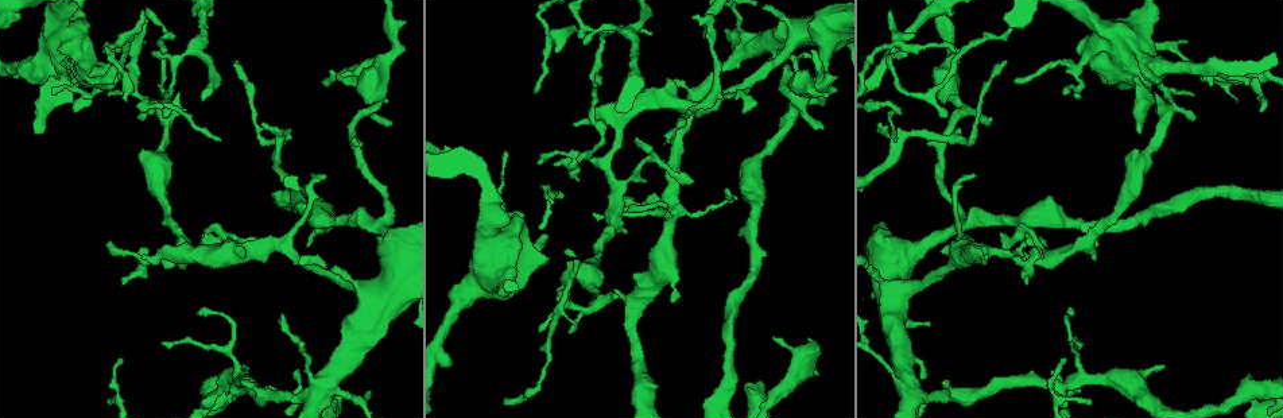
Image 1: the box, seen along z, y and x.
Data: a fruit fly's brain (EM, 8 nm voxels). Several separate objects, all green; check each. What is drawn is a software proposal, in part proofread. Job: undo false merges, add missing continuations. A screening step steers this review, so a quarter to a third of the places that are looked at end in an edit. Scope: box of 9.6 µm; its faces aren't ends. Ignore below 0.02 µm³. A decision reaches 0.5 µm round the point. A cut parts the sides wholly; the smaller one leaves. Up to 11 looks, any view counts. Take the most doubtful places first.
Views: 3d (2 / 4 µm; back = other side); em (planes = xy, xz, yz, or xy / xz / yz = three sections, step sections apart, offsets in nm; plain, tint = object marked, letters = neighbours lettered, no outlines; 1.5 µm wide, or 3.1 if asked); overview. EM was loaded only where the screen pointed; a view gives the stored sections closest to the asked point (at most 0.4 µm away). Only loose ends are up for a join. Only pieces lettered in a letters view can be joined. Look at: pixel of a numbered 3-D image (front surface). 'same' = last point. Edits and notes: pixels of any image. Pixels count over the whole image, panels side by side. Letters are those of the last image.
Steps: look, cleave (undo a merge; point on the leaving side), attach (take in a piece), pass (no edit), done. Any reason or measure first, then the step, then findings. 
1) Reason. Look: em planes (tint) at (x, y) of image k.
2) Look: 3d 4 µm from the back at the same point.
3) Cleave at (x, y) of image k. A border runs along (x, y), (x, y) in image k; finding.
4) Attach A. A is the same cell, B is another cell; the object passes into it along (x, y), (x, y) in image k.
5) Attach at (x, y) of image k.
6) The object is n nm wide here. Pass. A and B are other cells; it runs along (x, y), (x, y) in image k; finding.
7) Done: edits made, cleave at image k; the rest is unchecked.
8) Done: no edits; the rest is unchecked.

Branch stops here. Look: em xy step 8 (plain) at (644, 181) of image 1.

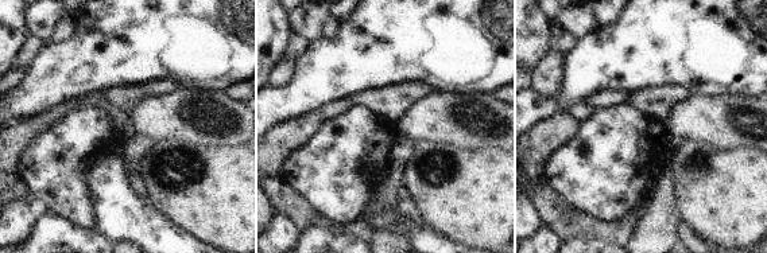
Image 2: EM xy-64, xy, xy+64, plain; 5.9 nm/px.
What lies round it. Look: em xy step 8 (letters) at the same point.

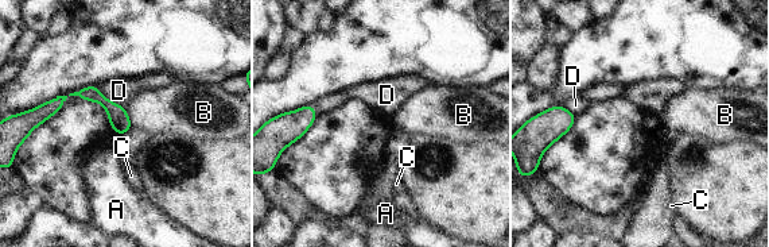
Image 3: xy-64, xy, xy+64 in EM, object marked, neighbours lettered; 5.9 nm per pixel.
Pass. A, B, C and D are other cells; it runs along (42, 114), (69, 95), (92, 93), (127, 124) in image 3; none of them fits.

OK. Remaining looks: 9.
Look: 3d 2 µm at (742, 236) of image 1.

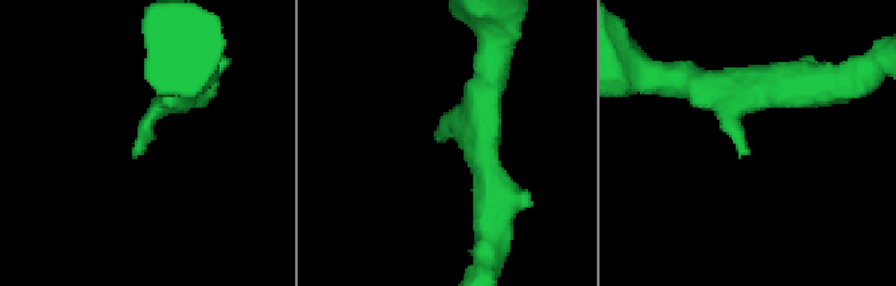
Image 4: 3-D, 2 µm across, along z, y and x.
Need the tissue. Look: em planes (tint) at (746, 150) of image 4.

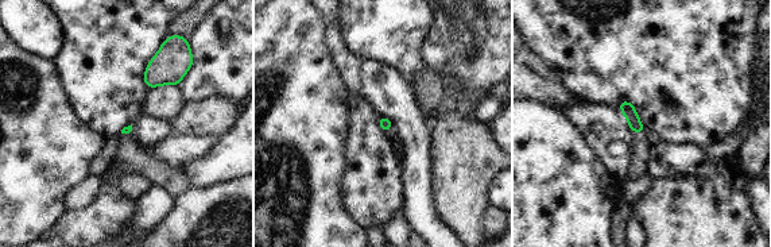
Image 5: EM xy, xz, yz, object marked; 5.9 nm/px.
What lies round it. Look: em planes (letters) at the same point.

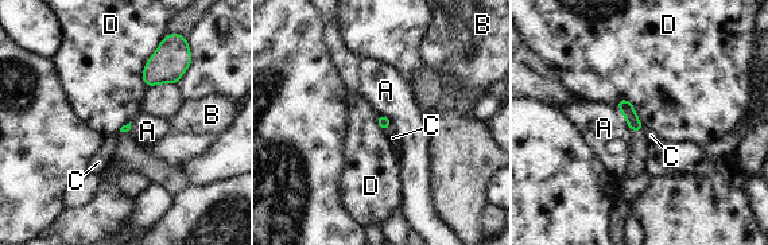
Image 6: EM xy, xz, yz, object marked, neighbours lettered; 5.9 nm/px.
The longest contact is with D, 240 nm. Pass. A, B, C and D are other cells; a border runs along (619, 98), (632, 105), (644, 127) in image 6; no lettered piece goes on from it.

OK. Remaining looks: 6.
An open end. Look: 3d 4 µm at (664, 145) of image 1.

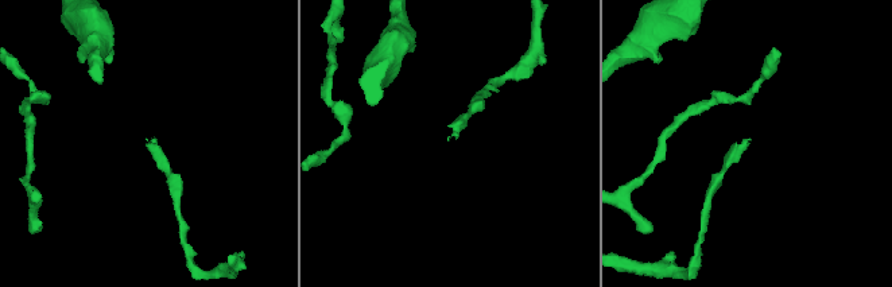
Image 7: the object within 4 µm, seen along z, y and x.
Shape alone is not enough. Look: em xz step 8 (letters) at (747, 140) of image 7.

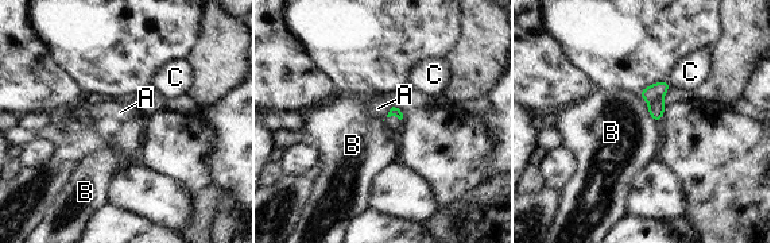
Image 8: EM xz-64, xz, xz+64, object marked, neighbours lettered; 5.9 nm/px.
Cut it another way. Look: em xy step 4 (letters) at the same point.

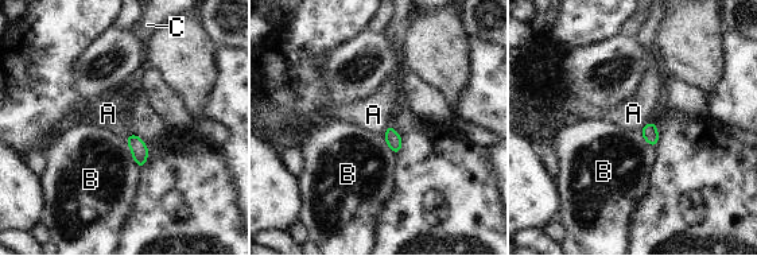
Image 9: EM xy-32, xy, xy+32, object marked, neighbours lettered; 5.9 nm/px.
The longest contact is with B, 200 nm. Pass. A, B and C are other cells; none of them fits.

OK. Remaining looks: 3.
Branch stops here. Look: em planes (letters) at (574, 125) of image 1.

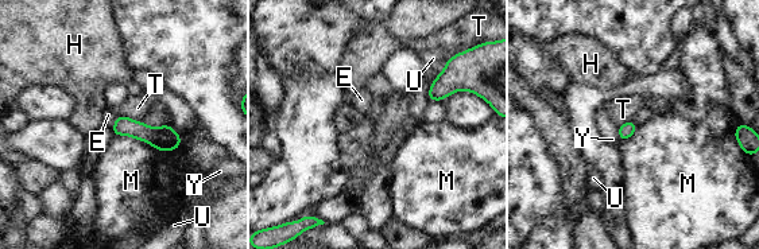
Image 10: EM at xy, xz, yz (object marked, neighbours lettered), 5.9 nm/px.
Pass. E, H, M, T, U and Y are other cells; a border runs along (115, 135), (128, 135), (139, 140) in image 10; no lettered piece goes on from it.

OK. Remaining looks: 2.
Done: no edits; the rest is unchecked.

